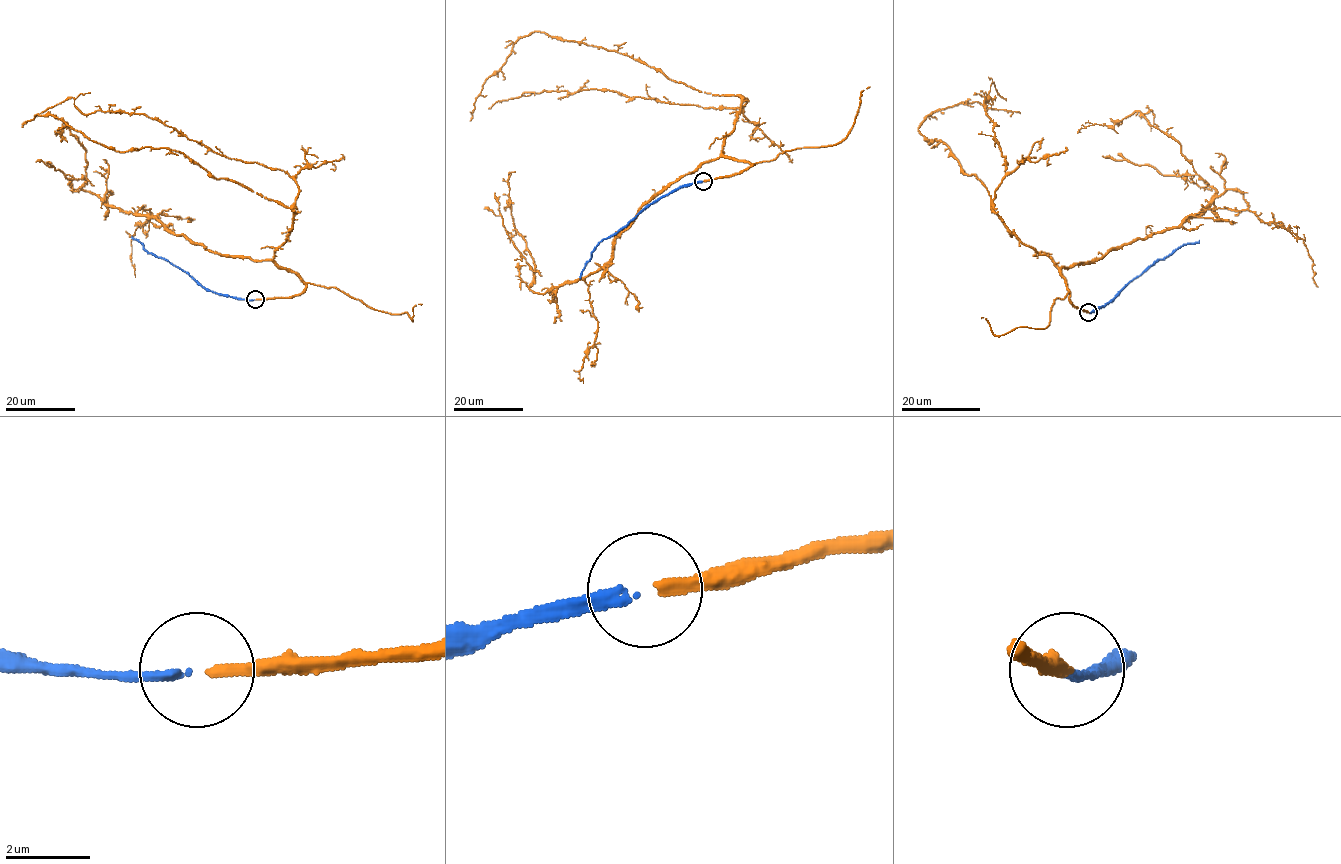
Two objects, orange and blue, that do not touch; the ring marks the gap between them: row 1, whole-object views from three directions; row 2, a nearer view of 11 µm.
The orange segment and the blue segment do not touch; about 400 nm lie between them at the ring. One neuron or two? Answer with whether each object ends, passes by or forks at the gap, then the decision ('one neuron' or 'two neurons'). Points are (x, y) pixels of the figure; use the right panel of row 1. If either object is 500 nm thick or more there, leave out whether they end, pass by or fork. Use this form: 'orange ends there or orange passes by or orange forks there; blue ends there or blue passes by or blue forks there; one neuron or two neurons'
orange ends there; blue ends there; one neuron

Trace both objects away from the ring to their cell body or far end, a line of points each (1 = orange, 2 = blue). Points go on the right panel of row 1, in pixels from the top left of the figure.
1: (1088, 312), (1069, 298), (1056, 265), (994, 212), (974, 175), (918, 128), (934, 111), (962, 102), (1020, 113)
2: (1089, 312), (1109, 302), (1149, 266), (1183, 245), (1199, 240)

